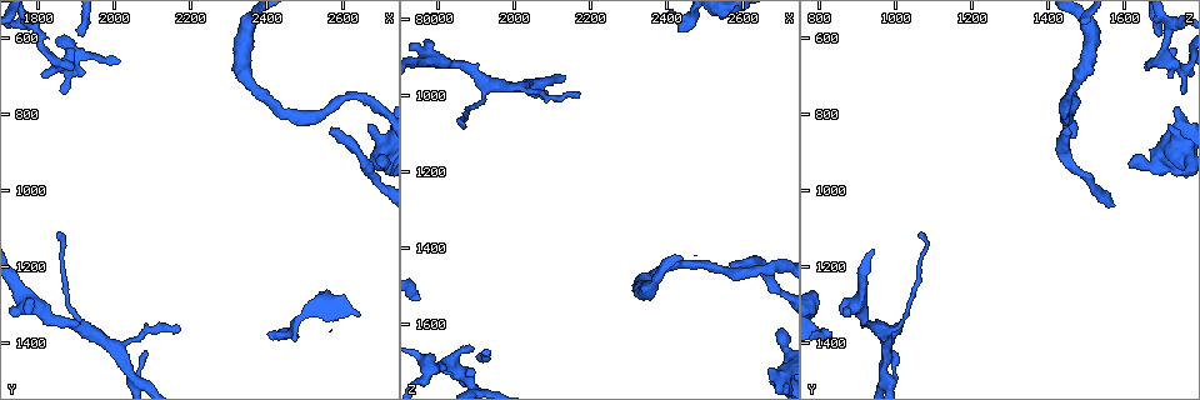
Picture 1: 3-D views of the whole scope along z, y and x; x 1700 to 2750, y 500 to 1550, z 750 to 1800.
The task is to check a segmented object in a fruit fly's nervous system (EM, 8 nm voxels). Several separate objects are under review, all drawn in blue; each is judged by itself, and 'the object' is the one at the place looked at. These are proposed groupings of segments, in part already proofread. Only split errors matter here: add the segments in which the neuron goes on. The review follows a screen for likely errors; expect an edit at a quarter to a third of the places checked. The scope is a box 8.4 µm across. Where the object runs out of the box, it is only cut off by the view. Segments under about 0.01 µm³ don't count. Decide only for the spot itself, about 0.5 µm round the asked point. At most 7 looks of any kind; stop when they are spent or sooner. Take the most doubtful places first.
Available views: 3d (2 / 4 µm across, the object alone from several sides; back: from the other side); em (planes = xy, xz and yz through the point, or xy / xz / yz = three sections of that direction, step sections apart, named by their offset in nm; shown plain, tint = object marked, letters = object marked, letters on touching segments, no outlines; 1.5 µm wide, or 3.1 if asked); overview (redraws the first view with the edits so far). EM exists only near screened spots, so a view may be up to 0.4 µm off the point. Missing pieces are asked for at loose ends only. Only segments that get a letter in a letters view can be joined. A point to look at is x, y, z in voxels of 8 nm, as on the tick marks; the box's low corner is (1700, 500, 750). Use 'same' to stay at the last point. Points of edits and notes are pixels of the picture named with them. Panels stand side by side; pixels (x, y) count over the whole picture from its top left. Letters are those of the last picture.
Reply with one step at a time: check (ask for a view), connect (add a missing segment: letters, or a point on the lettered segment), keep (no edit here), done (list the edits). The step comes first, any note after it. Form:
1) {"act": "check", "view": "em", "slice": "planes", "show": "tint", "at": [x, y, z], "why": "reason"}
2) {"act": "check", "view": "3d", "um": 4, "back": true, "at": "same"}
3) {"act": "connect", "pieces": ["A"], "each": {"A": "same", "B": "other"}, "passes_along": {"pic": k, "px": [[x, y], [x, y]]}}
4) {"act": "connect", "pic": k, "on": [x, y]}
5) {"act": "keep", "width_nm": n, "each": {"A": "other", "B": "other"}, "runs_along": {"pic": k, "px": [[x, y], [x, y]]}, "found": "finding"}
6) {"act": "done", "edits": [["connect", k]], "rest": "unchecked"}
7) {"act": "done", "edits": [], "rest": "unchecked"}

{"act": "check", "view": "3d", "um": 2, "at": [2560, 845, 1445], "why": "an open end"}

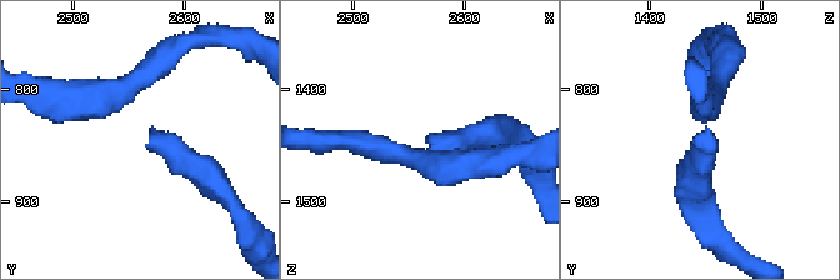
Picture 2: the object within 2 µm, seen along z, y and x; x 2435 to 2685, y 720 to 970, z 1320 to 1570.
{"act": "check", "view": "em", "slice": "planes", "show": "letters", "at": [2566, 844, 1444], "why": "need the tissue"}

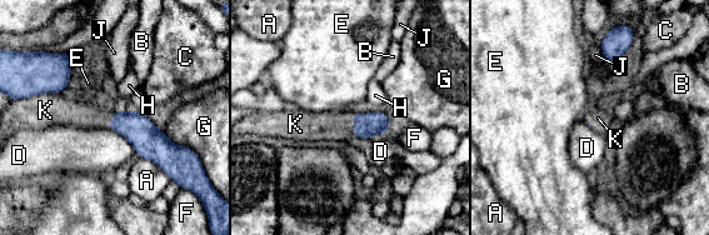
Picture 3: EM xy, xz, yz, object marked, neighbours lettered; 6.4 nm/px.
{"act": "connect", "pieces": ["K"], "longest_contact_nm": ["D", 280], "each": {"A": "other", "B": "other", "C": "other", "D": "other", "E": "other", "F": "other", "G": "other", "H": "other", "J": "other", "K": "same"}, "found": "it goes on there"}

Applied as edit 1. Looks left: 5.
{"act": "check", "view": "em", "slice": "xy", "step": 4, "show": "letters", "at": [2695, 920, 1610], "why": "free end"}

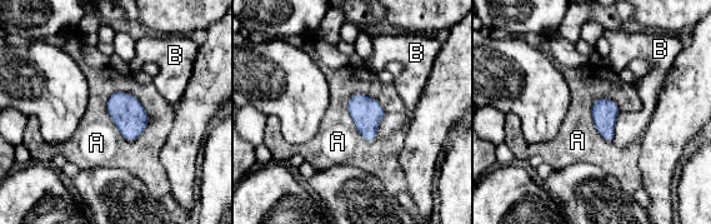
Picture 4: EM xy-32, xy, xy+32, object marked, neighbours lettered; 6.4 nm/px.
{"act": "connect", "pieces": ["A"], "longest_contact_nm": ["A", 340], "each": {"A": "same", "B": "other"}, "found": "it goes on there"}

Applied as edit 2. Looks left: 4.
{"act": "check", "view": "em", "slice": "xz", "step": 4, "show": "tint", "at": [2075, 1425, 1000], "why": "an open end"}

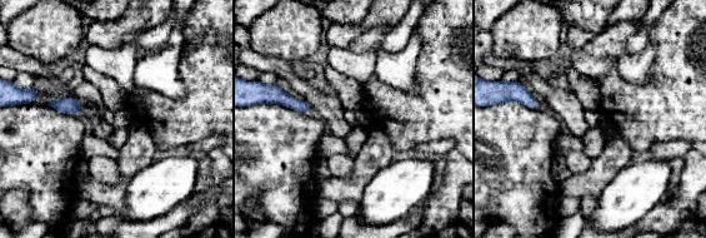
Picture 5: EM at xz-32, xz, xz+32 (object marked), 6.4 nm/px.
{"act": "check", "view": "em", "slice": "planes", "show": "letters", "at": "same"}

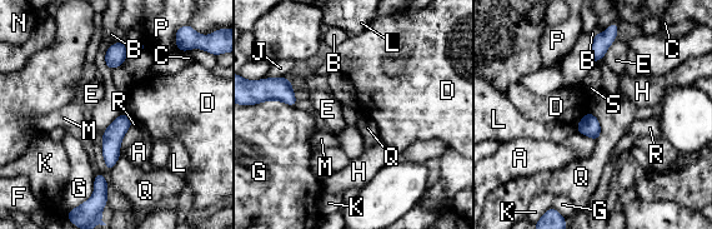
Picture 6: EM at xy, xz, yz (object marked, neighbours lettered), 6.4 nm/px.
{"act": "keep", "each": {"A": "other", "B": "other", "C": "other", "D": "other", "E": "other", "F": "other", "G": "other", "H": "other", "J": "other", "K": "other", "L": "other", "M": "other", "N": "other", "P": "other", "Q": "other", "R": "other", "S": "other"}, "border": {"pic": 6, "px": [[590, 111], [600, 125], [596, 142]]}, "found": "none of them fits"}

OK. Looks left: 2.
{"act": "done", "edits": [["connect", 3], ["connect", 4]], "rest": "unchecked"}

